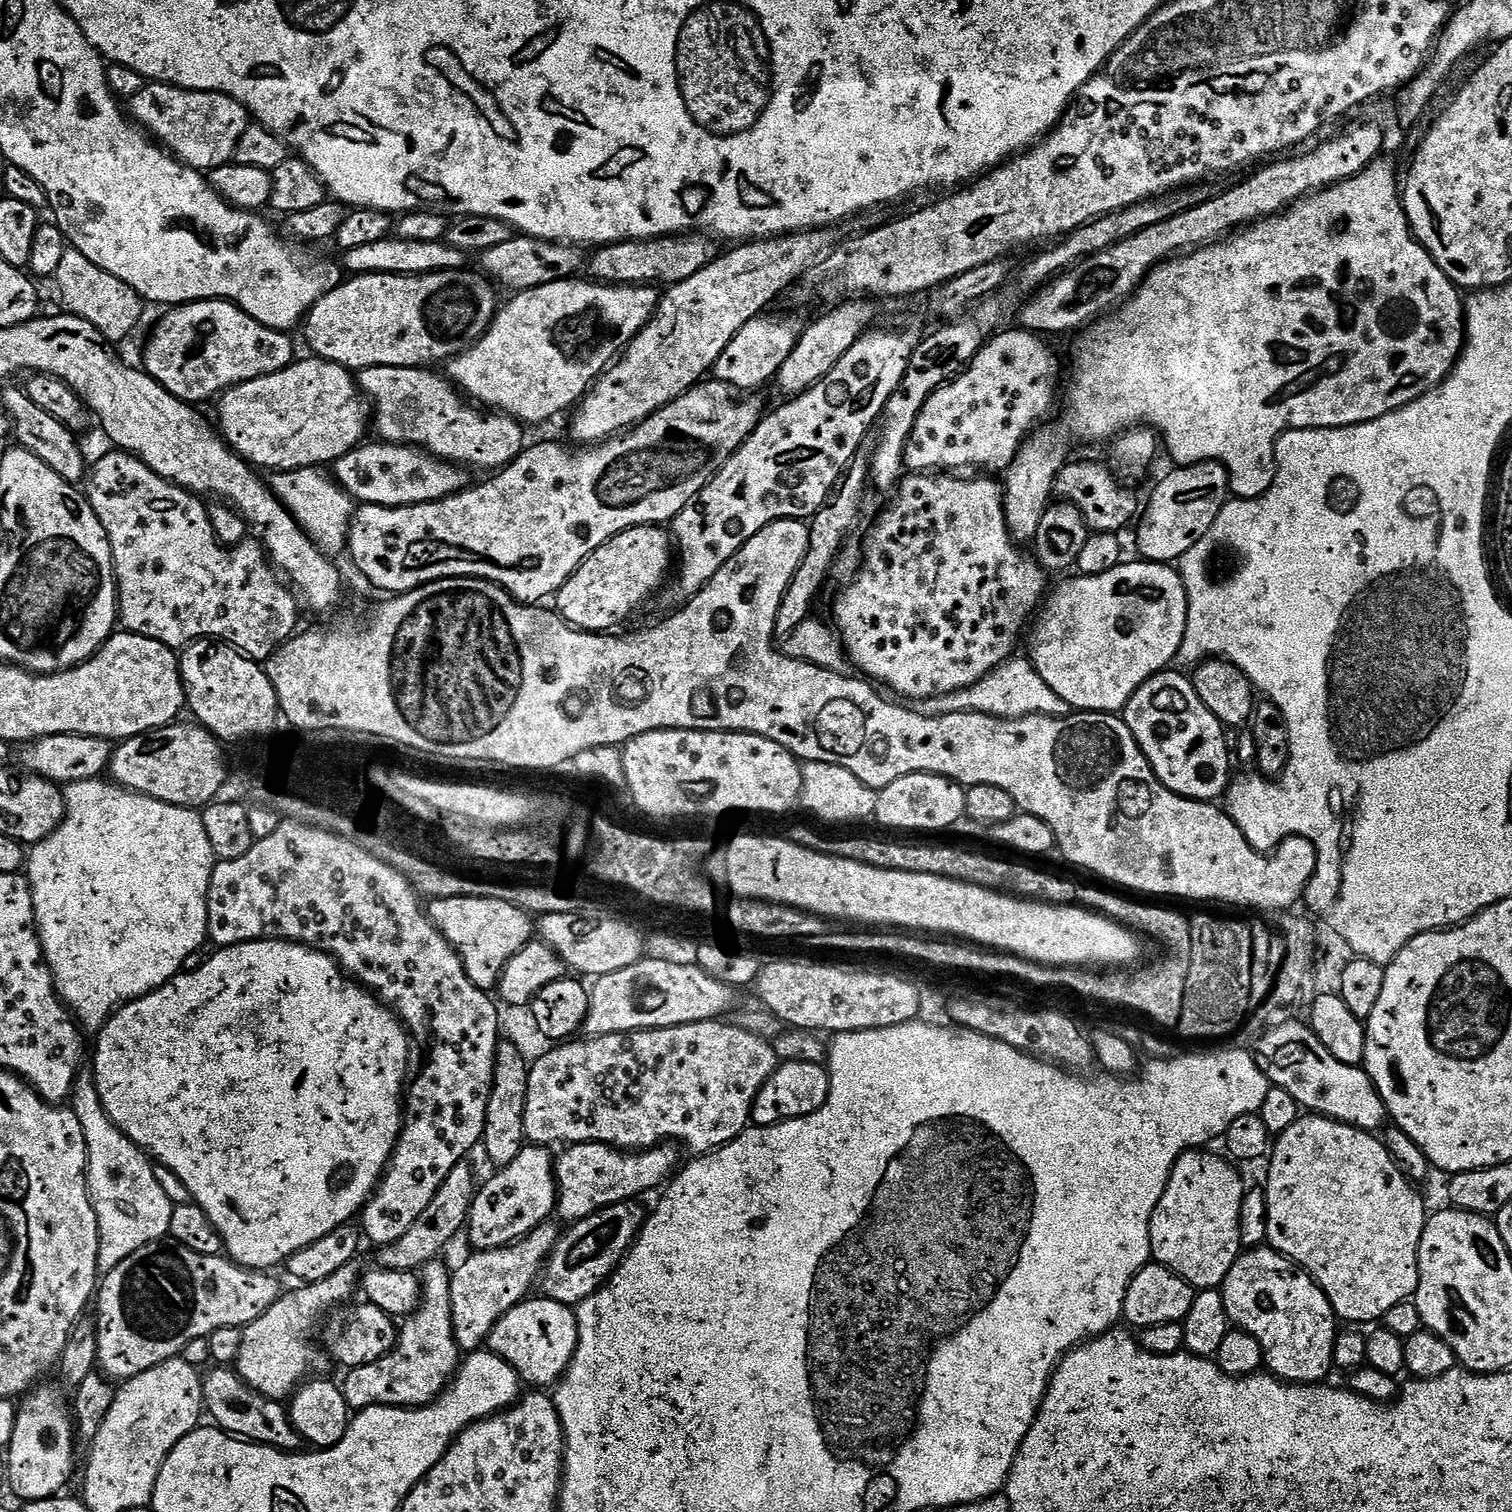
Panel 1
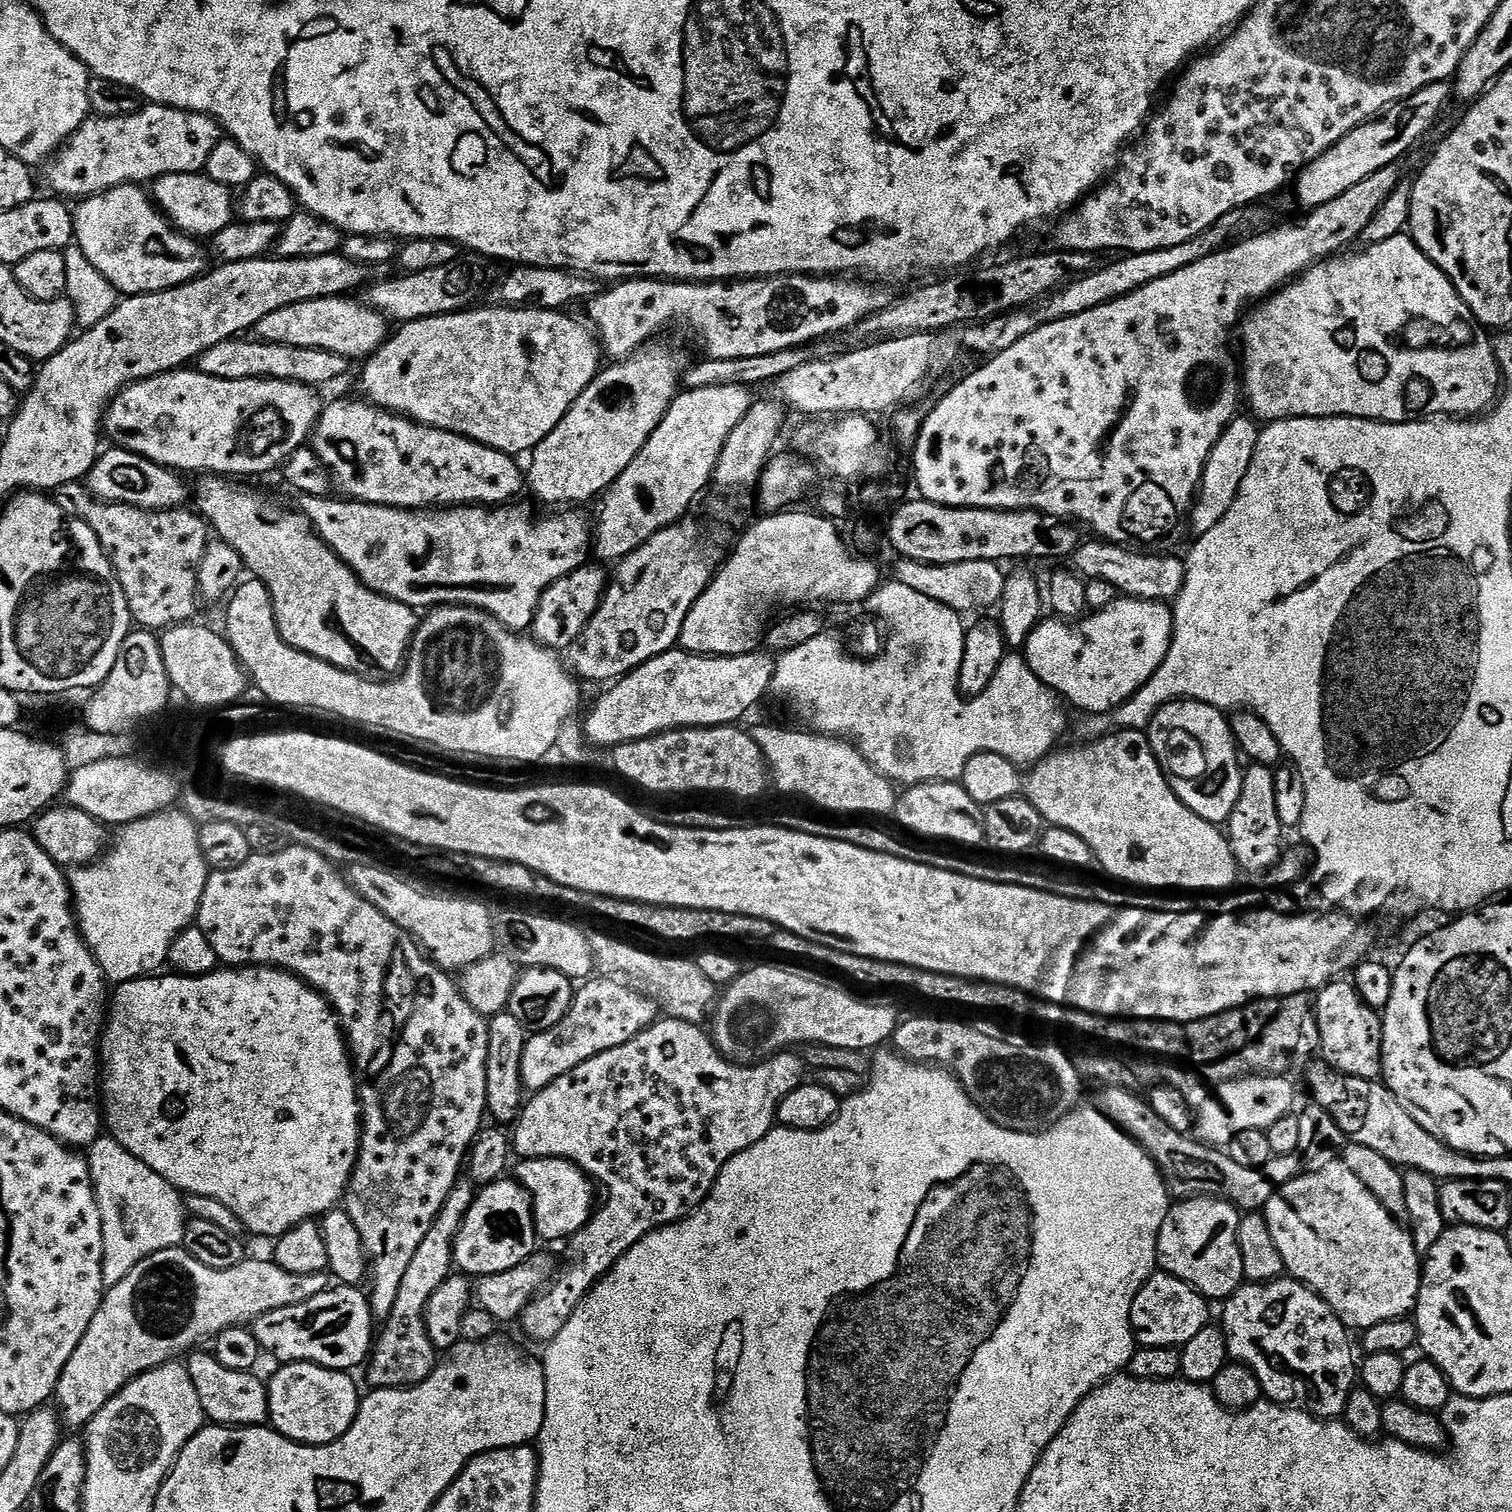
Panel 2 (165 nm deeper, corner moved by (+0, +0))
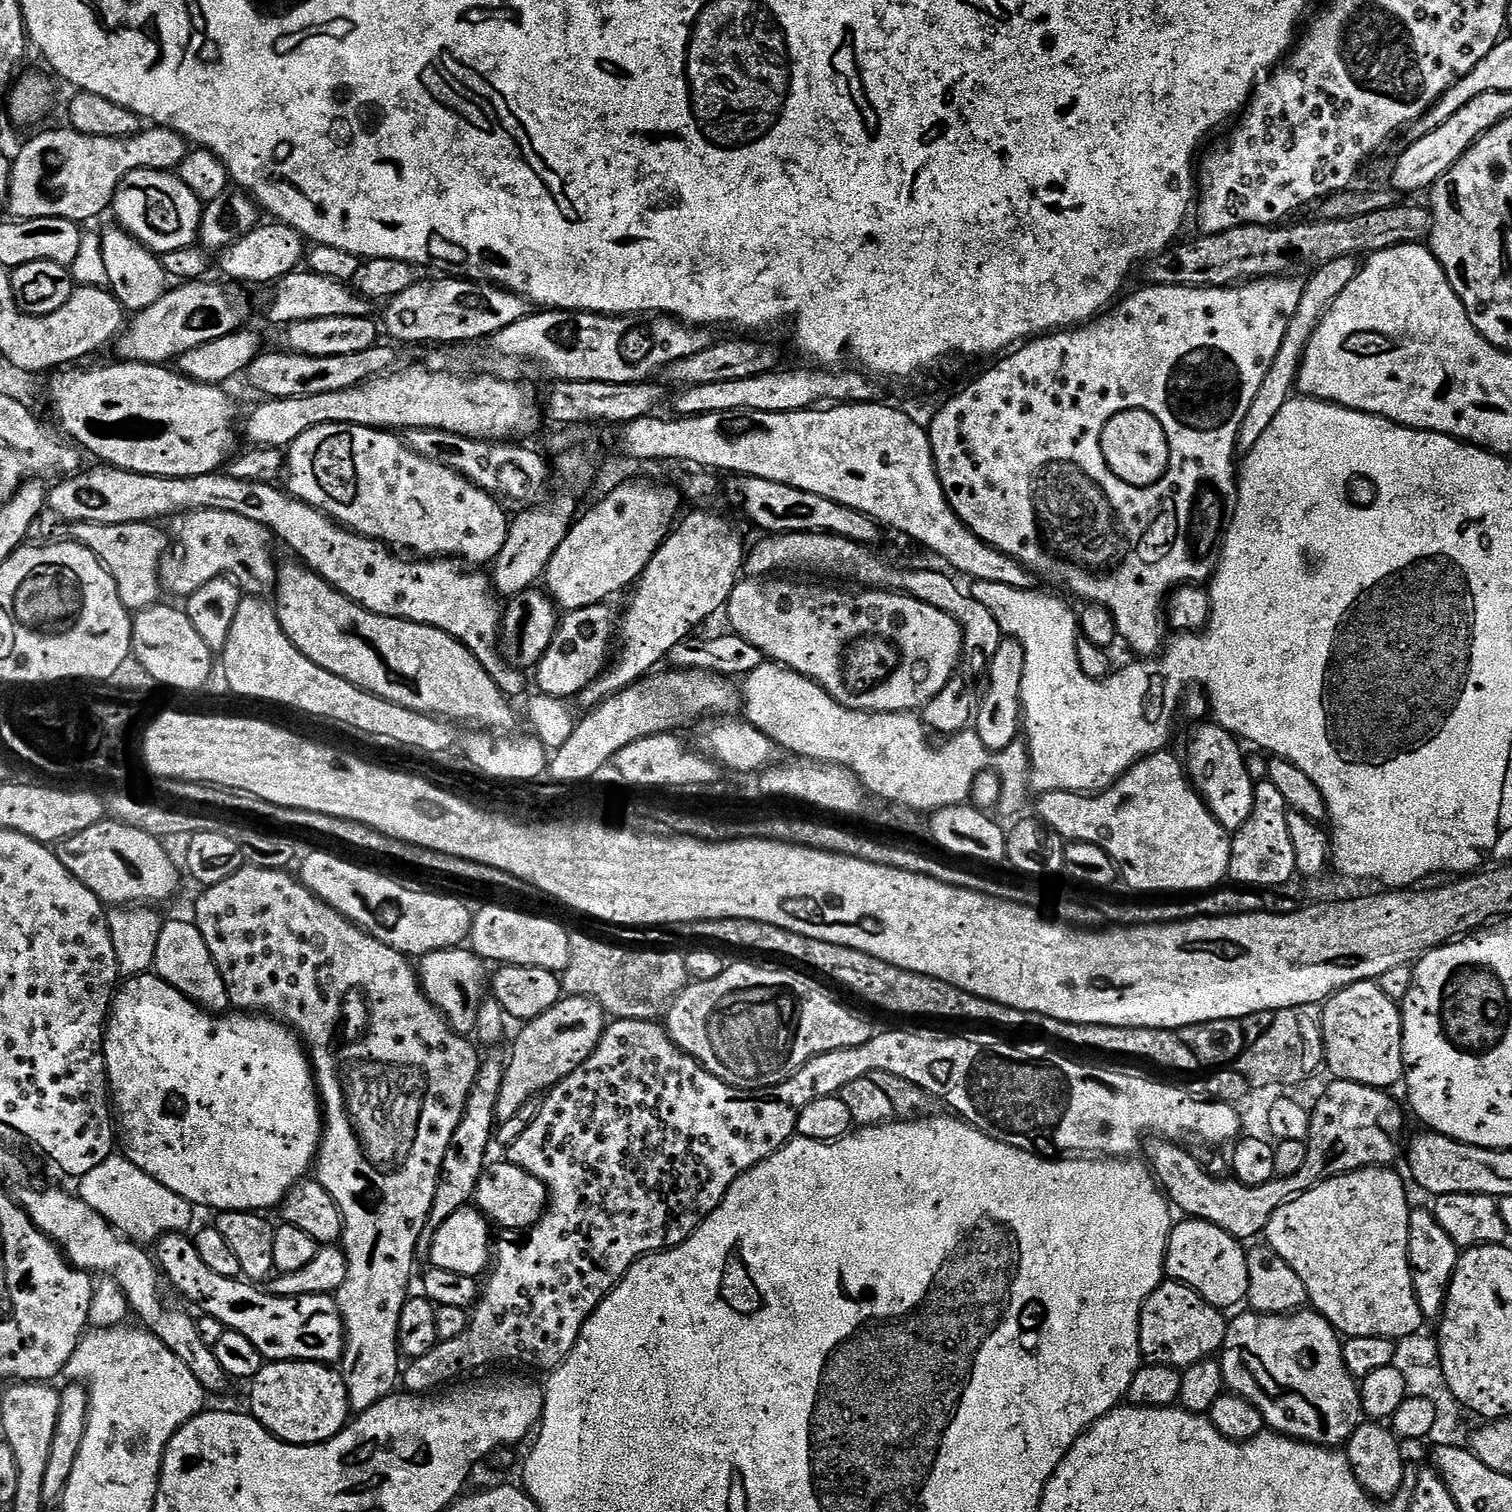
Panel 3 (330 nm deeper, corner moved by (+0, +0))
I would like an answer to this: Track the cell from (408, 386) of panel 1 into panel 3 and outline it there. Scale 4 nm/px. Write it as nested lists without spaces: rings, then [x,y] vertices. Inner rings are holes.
[[[327,424],[326,426],[314,426],[310,430],[306,430],[306,434],[299,436],[286,452],[286,481],[288,480],[286,491],[288,495],[293,496],[295,500],[306,502],[320,512],[325,512],[331,520],[344,525],[345,528],[351,528],[359,536],[368,536],[372,540],[378,540],[380,543],[389,546],[401,544],[402,547],[409,548],[412,551],[409,553],[415,554],[417,557],[459,558],[461,561],[469,560],[469,562],[464,562],[472,566],[491,565],[497,554],[502,550],[502,546],[506,546],[506,538],[508,537],[510,516],[504,505],[486,490],[482,490],[474,482],[467,480],[462,474],[450,470],[450,466],[438,466],[438,462],[430,462],[430,458],[422,458],[422,454],[418,454],[410,447],[407,439],[400,437],[399,440],[396,436],[399,435],[392,430],[367,428],[366,426],[354,426],[353,424]]]

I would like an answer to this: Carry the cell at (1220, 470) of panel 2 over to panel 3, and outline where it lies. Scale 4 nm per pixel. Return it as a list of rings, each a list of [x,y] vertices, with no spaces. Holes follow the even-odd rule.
[[[1355,256],[1346,258],[1334,258],[1334,262],[1326,262],[1321,268],[1315,269],[1311,273],[1309,280],[1303,281],[1302,299],[1298,301],[1298,310],[1294,310],[1294,318],[1290,318],[1290,326],[1286,330],[1286,338],[1282,338],[1282,346],[1278,350],[1278,358],[1266,370],[1266,378],[1262,381],[1262,386],[1258,389],[1258,394],[1254,397],[1250,410],[1246,413],[1246,422],[1242,422],[1242,430],[1238,434],[1237,449],[1241,453],[1247,454],[1262,438],[1262,433],[1270,427],[1270,422],[1274,422],[1274,417],[1286,402],[1293,399],[1296,388],[1296,375],[1300,373],[1300,363],[1304,357],[1306,346],[1310,342],[1312,335],[1322,322],[1322,318],[1330,310],[1330,306],[1354,282],[1354,278],[1360,273],[1361,261]]]

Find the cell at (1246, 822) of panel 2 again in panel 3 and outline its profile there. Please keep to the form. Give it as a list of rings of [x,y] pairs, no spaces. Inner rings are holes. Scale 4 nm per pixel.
[[[1267,778],[1261,779],[1254,790],[1254,810],[1250,818],[1232,836],[1232,853],[1228,876],[1236,886],[1247,886],[1253,890],[1276,890],[1297,875],[1294,845],[1290,843],[1288,825],[1289,807],[1278,786]]]

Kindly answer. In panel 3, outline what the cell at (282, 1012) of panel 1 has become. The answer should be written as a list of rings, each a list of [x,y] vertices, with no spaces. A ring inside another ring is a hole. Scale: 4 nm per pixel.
[[[145,974],[142,976],[133,976],[125,979],[123,983],[117,987],[116,994],[112,998],[112,1010],[108,1013],[108,1027],[104,1030],[104,1065],[108,1071],[108,1086],[110,1089],[110,1104],[114,1109],[114,1120],[118,1125],[118,1144],[122,1147],[123,1155],[127,1156],[130,1162],[134,1162],[134,1166],[138,1166],[138,1170],[142,1170],[146,1174],[150,1174],[150,1178],[154,1178],[154,1182],[162,1182],[162,1186],[166,1186],[166,1190],[174,1190],[174,1194],[178,1194],[182,1198],[186,1198],[197,1209],[200,1208],[216,1208],[217,1213],[222,1212],[258,1212],[263,1213],[264,1208],[275,1209],[283,1204],[288,1191],[299,1184],[313,1171],[316,1162],[316,1153],[320,1150],[320,1137],[324,1134],[324,1125],[326,1123],[322,1115],[322,1105],[320,1103],[320,1094],[316,1087],[316,1077],[312,1071],[312,1062],[306,1051],[305,1045],[299,1036],[288,1027],[287,1024],[267,1015],[253,1014],[247,1010],[232,1010],[227,1014],[213,1014],[195,1004],[190,998],[186,998],[178,990],[174,990],[174,986],[170,986],[160,976],[155,974]]]

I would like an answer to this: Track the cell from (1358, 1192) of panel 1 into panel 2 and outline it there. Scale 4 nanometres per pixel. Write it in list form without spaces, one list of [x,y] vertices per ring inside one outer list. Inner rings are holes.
[[[1359,1146],[1348,1148],[1337,1160],[1332,1160],[1329,1164],[1327,1162],[1321,1163],[1315,1170],[1305,1171],[1303,1174],[1295,1176],[1290,1182],[1286,1182],[1281,1188],[1277,1188],[1275,1194],[1270,1198],[1270,1202],[1262,1211],[1270,1226],[1270,1235],[1274,1238],[1274,1243],[1278,1245],[1278,1254],[1282,1254],[1282,1262],[1287,1275],[1318,1293],[1336,1311],[1336,1316],[1344,1323],[1345,1328],[1363,1330],[1370,1326],[1378,1326],[1378,1322],[1399,1320],[1415,1313],[1416,1299],[1420,1293],[1422,1256],[1417,1252],[1409,1225],[1404,1221],[1406,1213],[1404,1210],[1403,1175],[1398,1171],[1396,1165],[1390,1163],[1386,1158],[1382,1158],[1382,1154]]]

